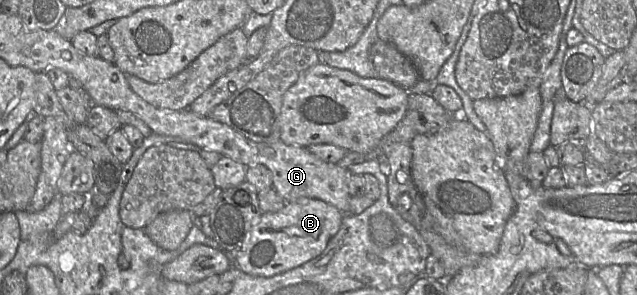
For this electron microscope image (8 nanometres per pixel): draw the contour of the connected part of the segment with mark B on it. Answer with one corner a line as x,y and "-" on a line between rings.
303,197
289,201
280,211
263,213
259,223
252,228
246,245
230,256
242,272
272,277
319,256
340,229
343,217
340,210
319,199

